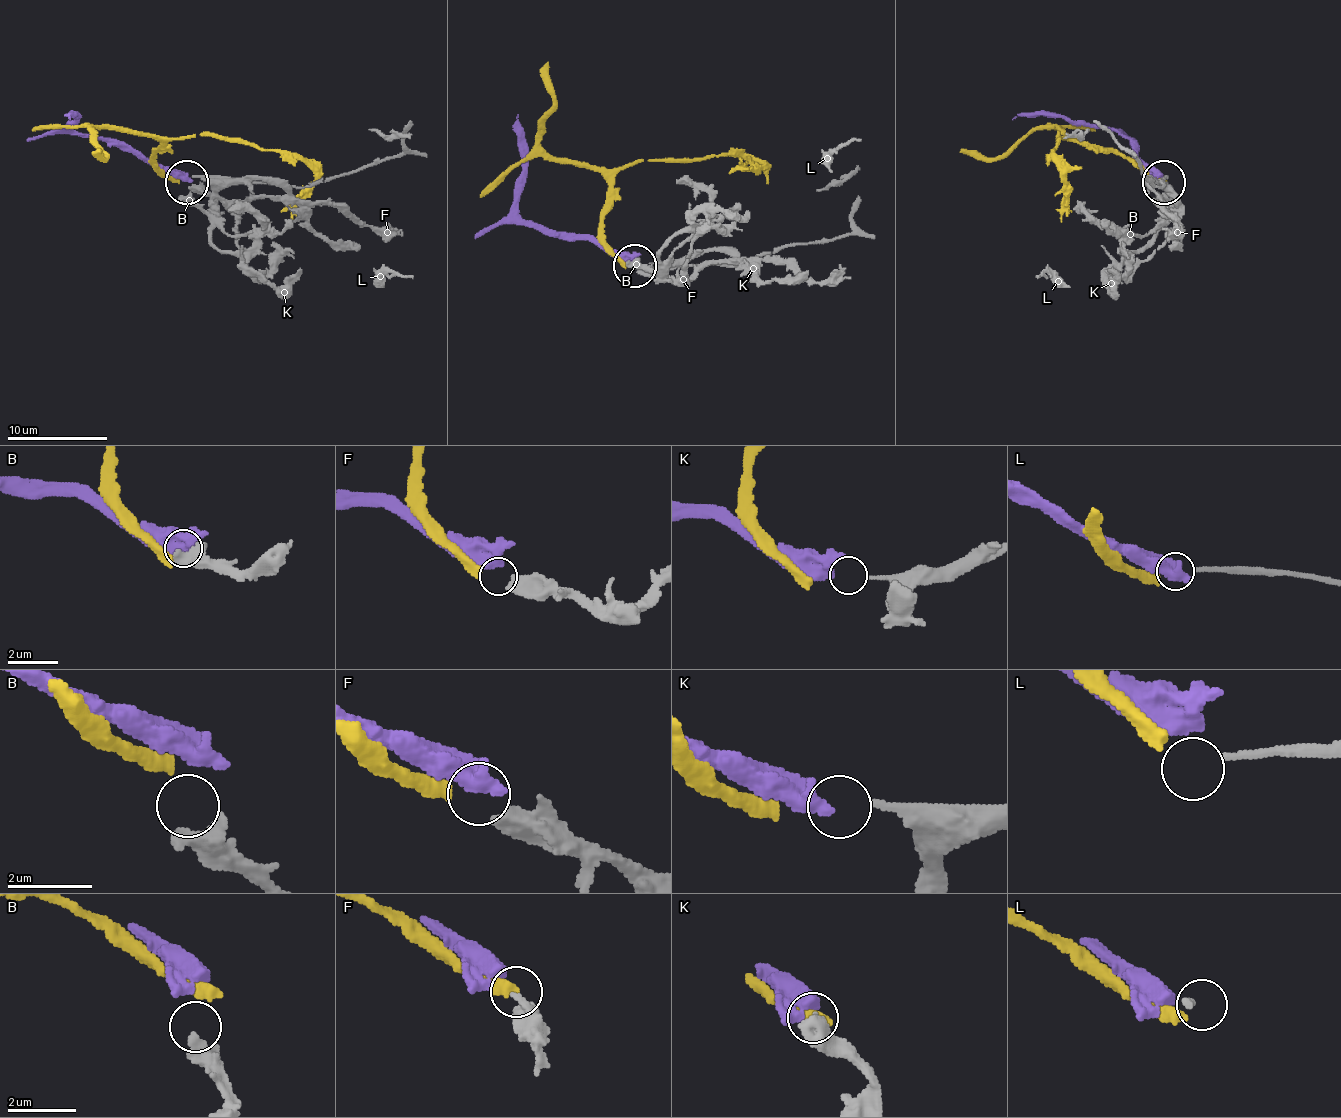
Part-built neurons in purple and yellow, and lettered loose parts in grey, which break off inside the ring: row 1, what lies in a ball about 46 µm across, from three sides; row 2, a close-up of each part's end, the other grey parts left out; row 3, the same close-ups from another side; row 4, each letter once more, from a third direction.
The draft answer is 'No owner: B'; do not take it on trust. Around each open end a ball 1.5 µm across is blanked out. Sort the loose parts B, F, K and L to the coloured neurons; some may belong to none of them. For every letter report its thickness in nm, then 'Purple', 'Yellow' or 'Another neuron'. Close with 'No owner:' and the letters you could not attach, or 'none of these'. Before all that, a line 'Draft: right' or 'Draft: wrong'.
Draft: wrong
B: Thickness 550 nm. Another neuron
F: Thickness 600 nm. Yellow
K: Thickness 190 nm. Purple
L: Thickness 170 nm. Another neuron
No owner: B, L

